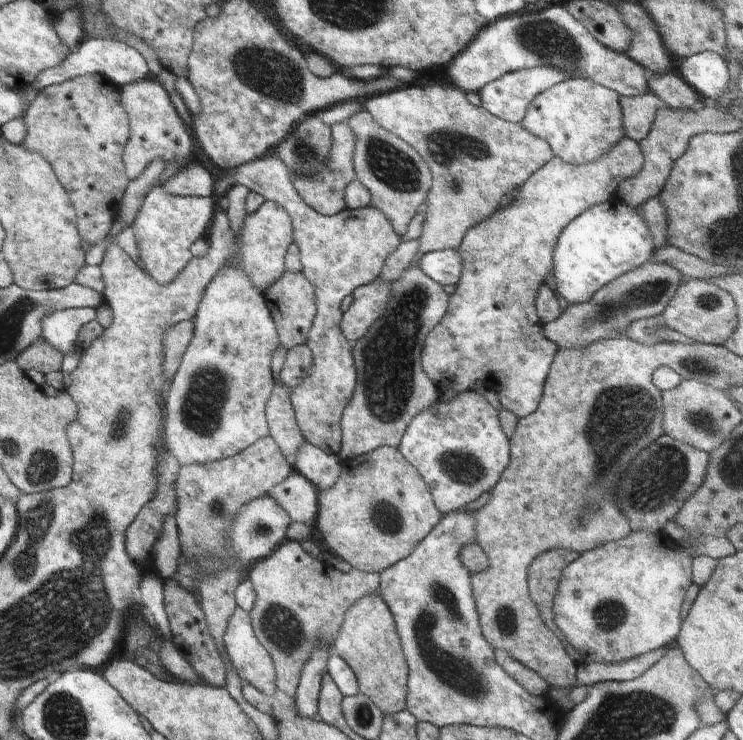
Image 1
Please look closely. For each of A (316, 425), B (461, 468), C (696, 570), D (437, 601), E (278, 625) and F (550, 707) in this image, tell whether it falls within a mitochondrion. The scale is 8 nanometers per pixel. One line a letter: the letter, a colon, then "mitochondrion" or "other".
A: other
B: mitochondrion
C: other
D: mitochondrion
E: mitochondrion
F: other

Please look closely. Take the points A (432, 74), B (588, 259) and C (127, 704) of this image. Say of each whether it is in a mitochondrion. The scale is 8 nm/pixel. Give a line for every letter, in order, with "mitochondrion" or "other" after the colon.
A: other
B: other
C: other

